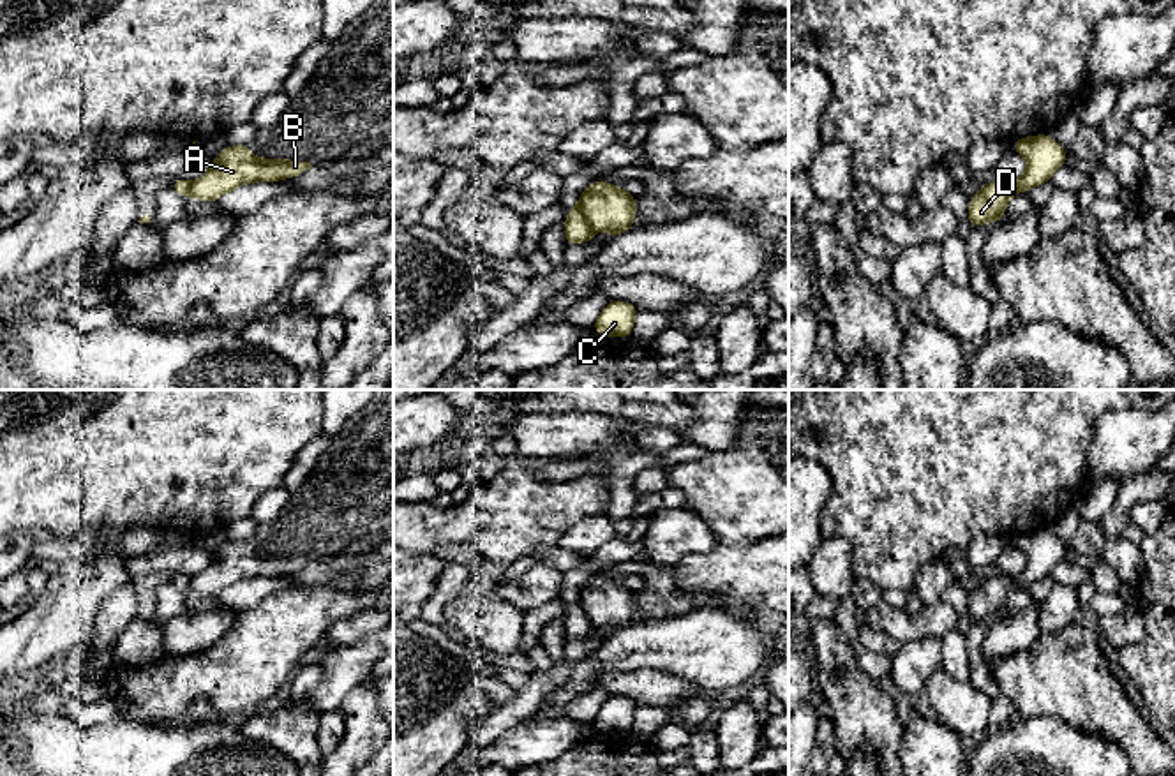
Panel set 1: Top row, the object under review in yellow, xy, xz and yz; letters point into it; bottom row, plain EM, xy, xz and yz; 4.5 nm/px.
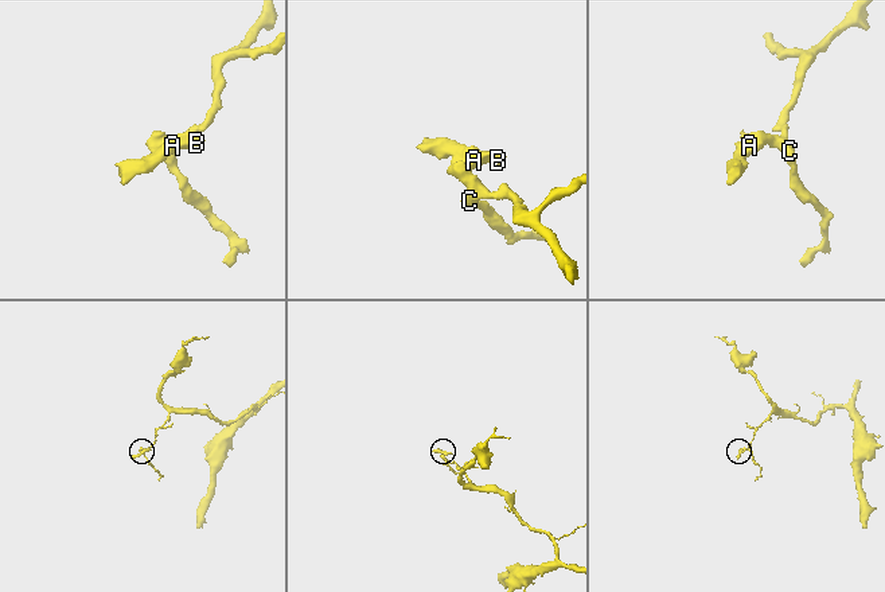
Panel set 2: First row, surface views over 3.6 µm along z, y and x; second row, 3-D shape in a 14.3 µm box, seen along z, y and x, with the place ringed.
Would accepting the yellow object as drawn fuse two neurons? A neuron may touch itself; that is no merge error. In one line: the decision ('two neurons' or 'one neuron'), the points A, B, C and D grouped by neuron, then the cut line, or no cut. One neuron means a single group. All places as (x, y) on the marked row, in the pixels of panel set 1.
two neurons | A B D / C | xz (577, 207), (595, 230)

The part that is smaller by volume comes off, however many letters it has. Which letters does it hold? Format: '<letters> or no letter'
A, B, D

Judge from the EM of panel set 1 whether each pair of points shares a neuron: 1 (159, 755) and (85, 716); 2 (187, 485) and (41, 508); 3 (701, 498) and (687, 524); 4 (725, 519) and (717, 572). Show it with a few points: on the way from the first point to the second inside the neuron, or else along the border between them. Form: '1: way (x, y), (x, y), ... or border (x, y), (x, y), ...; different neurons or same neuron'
1: border (60, 713), (80, 725), (99, 725), (127, 718); different neurons
2: way (150, 491), (78, 491); same neuron
3: border (685, 505), (718, 542); different neurons
4: border (763, 538), (752, 544), (718, 544); different neurons

